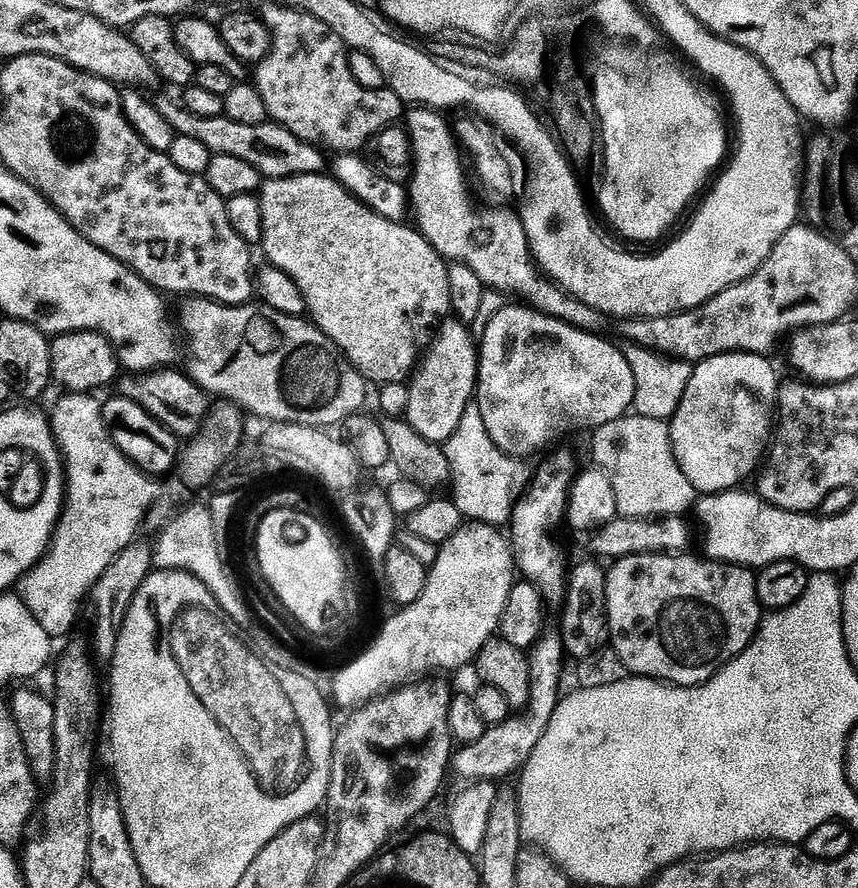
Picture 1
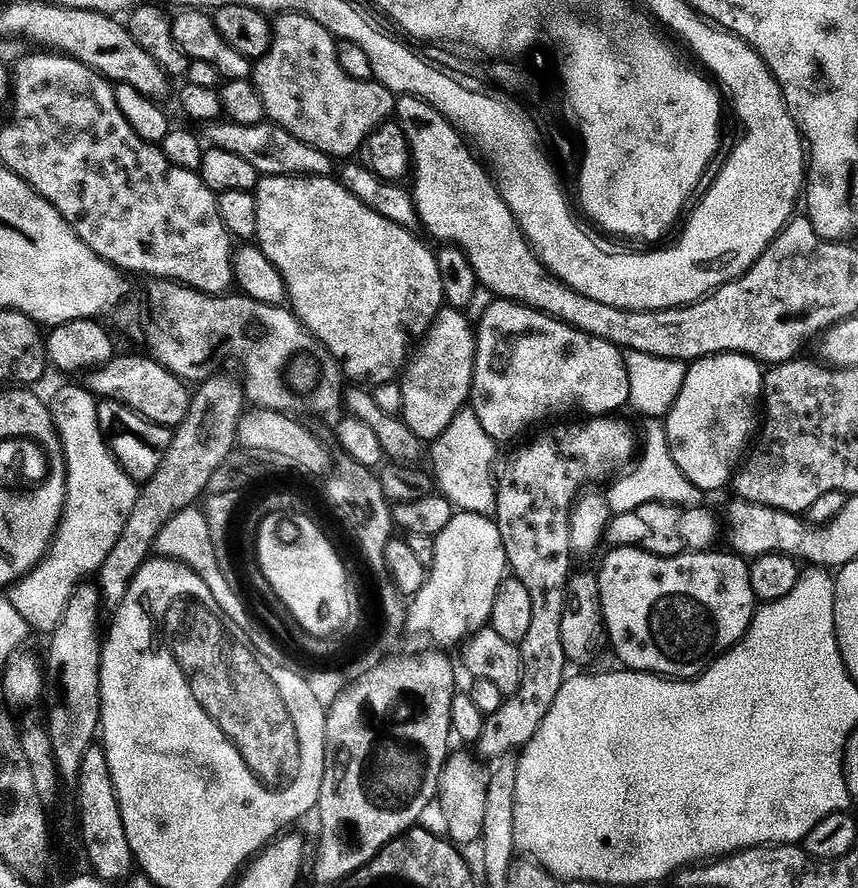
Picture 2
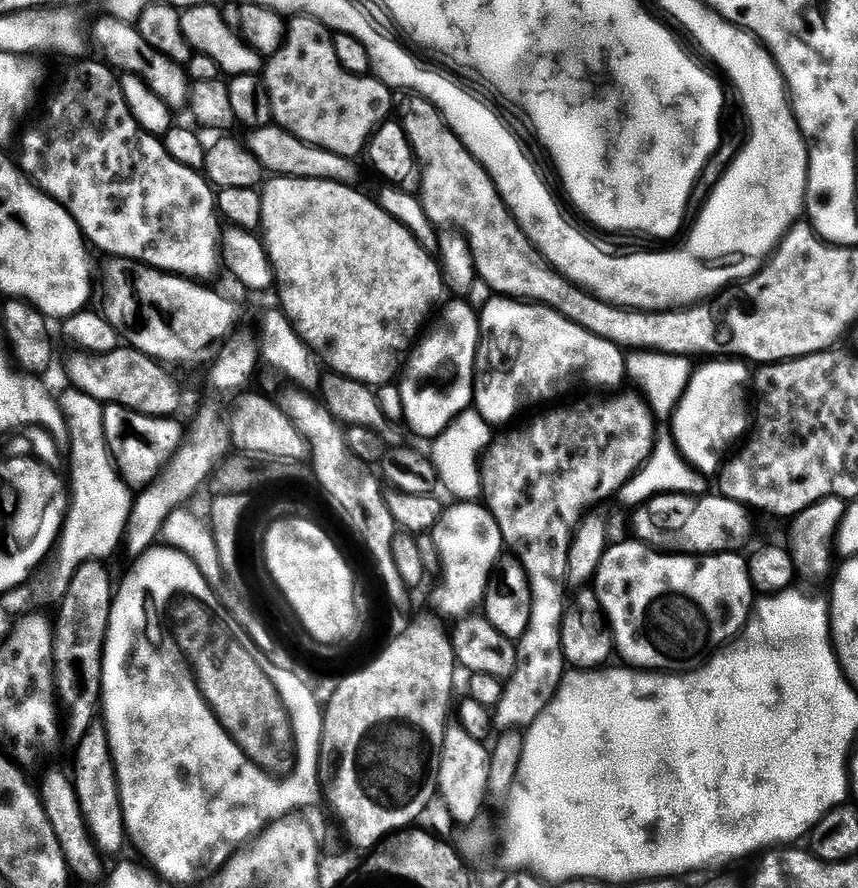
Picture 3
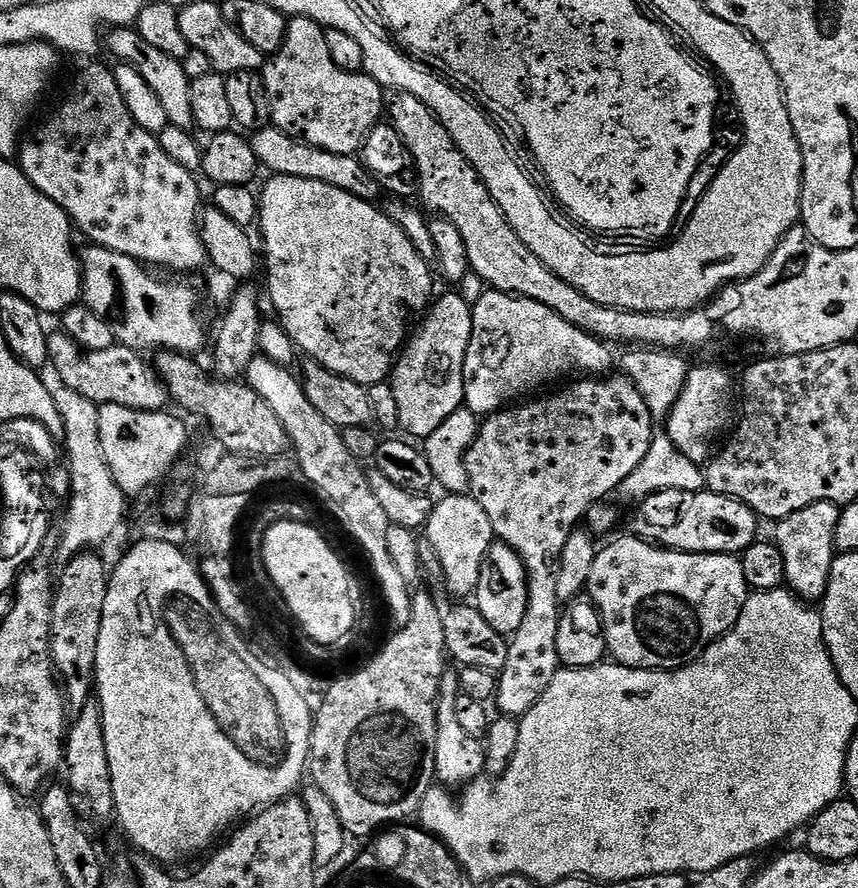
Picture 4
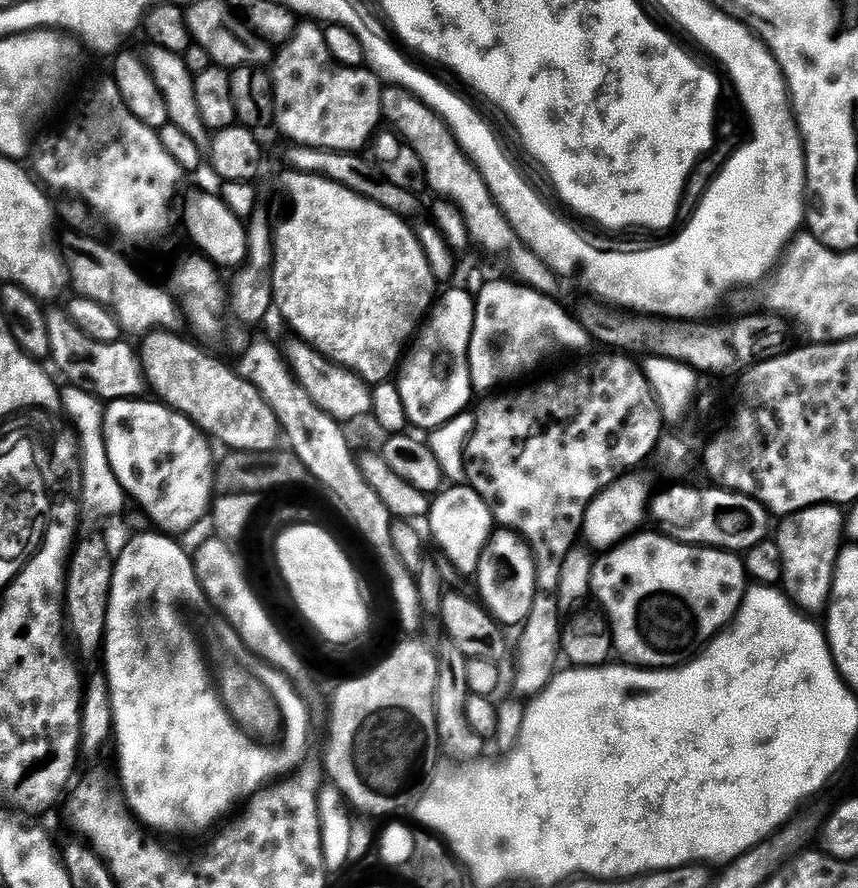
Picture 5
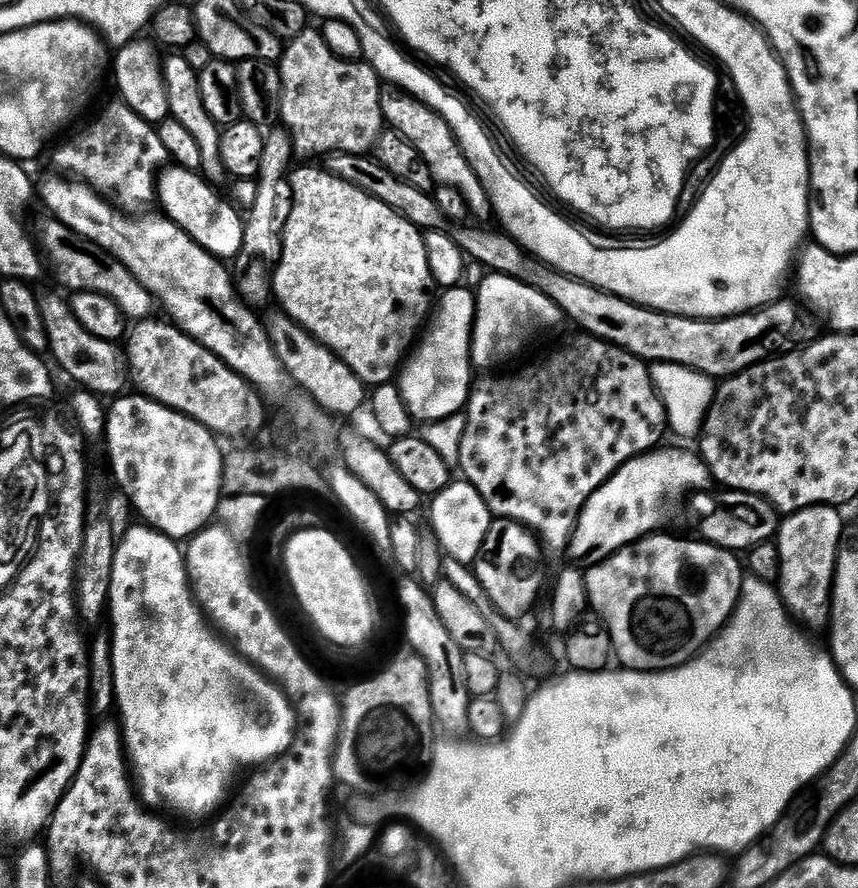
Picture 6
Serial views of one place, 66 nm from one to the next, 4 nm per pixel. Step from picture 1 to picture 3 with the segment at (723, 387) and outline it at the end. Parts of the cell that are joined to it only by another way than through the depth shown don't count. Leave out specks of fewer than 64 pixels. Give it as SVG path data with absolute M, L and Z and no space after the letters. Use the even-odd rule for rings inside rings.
M712 358L701 364L704 365L697 367L690 376L684 396L671 417L670 435L680 455L685 452L721 452L727 457L745 439L750 428L750 368L740 358Z

